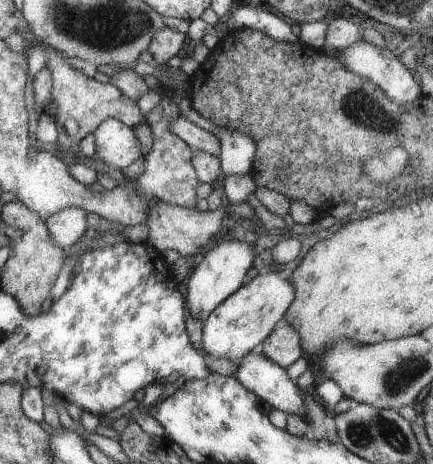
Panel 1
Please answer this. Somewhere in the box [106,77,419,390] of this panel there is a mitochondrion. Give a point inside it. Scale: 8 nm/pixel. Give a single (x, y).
(362, 105)

